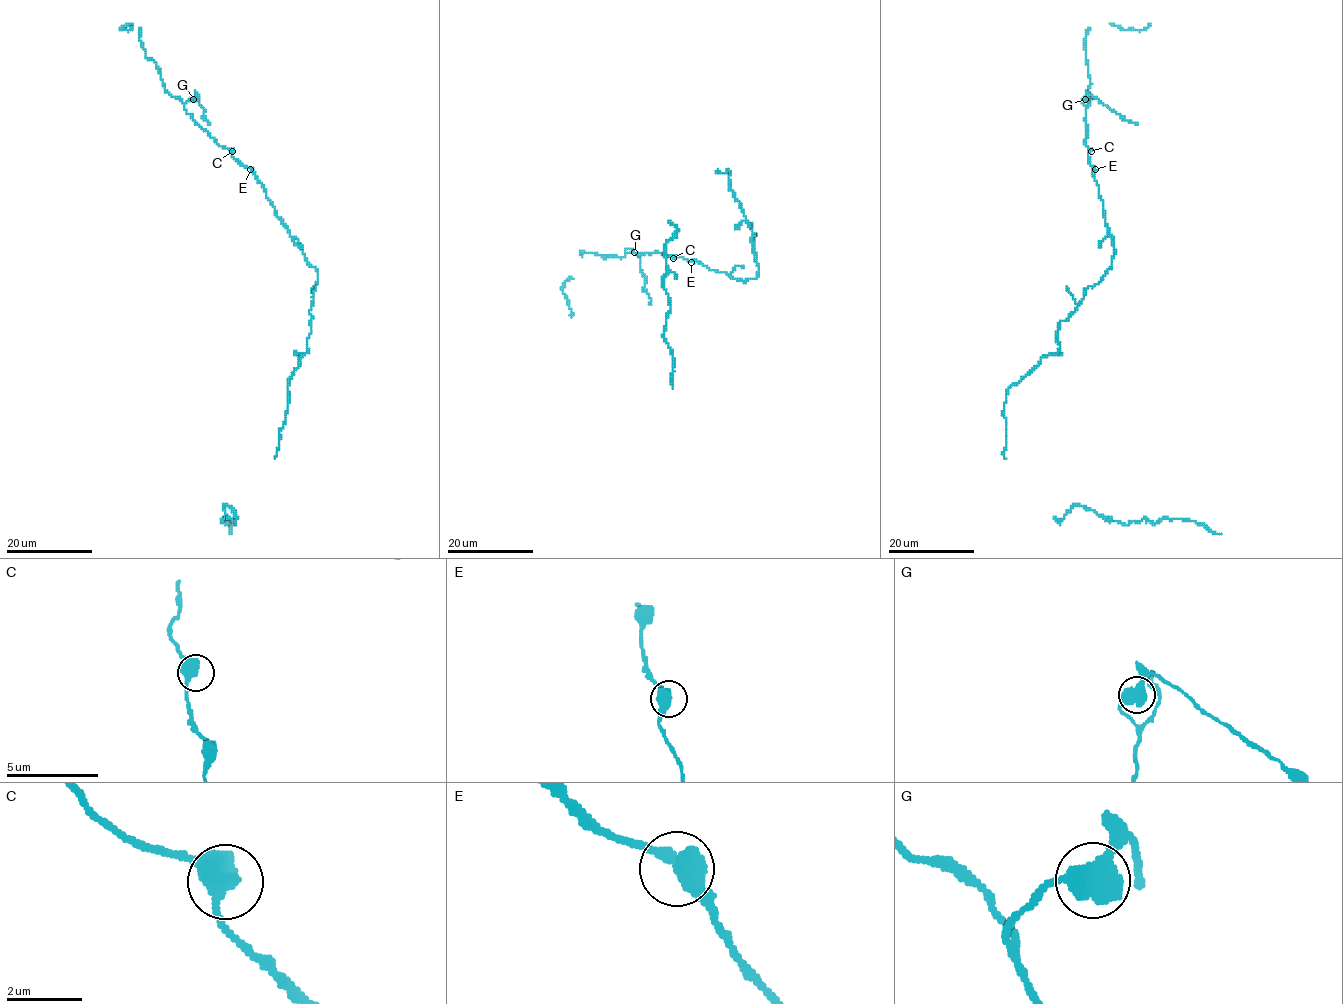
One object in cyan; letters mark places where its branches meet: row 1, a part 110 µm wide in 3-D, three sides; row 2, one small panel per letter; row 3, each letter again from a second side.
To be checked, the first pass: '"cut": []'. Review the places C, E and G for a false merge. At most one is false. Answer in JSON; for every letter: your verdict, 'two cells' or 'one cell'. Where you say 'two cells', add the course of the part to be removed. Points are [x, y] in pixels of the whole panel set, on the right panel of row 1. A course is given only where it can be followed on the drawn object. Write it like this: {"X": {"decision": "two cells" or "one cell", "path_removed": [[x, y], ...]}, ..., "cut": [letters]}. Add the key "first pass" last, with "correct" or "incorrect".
{"C": {"decision": "one cell"}, "E": {"decision": "one cell"}, "G": {"decision": "two cells", "path_removed": [[1085, 99], [1092, 95], [1122, 118], [1138, 124]]}, "cut": ["G"], "first pass": "incorrect"}

